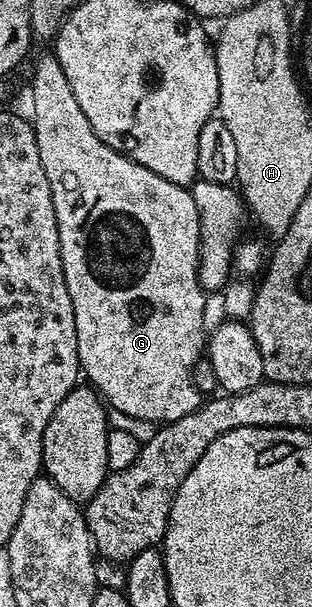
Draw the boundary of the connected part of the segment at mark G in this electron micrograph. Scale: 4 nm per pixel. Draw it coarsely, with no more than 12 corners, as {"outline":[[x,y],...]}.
{"outline":[[31,72],[77,354],[120,417],[204,393],[190,187]]}

